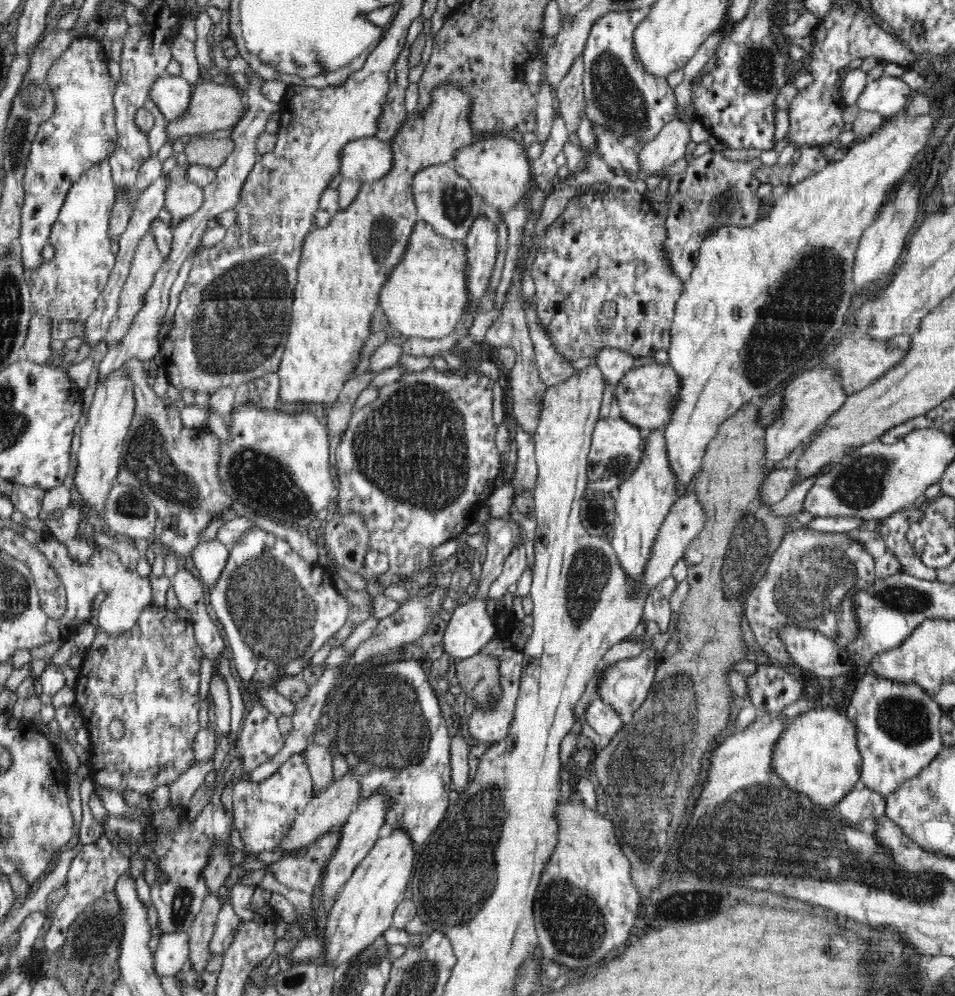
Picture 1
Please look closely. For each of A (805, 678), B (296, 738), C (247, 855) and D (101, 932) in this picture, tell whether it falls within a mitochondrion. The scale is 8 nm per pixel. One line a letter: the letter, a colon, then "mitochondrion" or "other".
A: other
B: other
C: other
D: mitochondrion

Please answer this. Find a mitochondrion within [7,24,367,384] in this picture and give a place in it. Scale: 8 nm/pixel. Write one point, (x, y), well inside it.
(237, 327)

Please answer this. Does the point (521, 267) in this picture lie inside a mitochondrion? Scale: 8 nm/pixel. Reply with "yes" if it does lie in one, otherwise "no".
no

